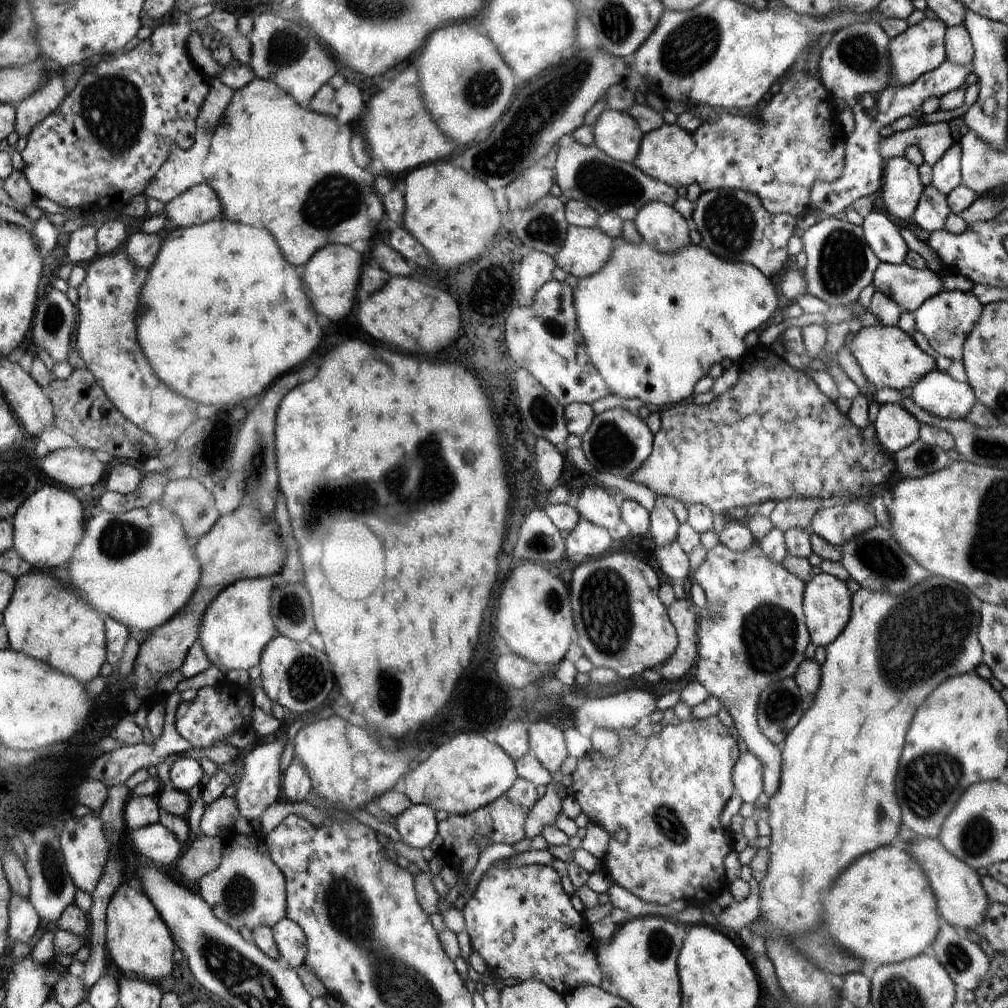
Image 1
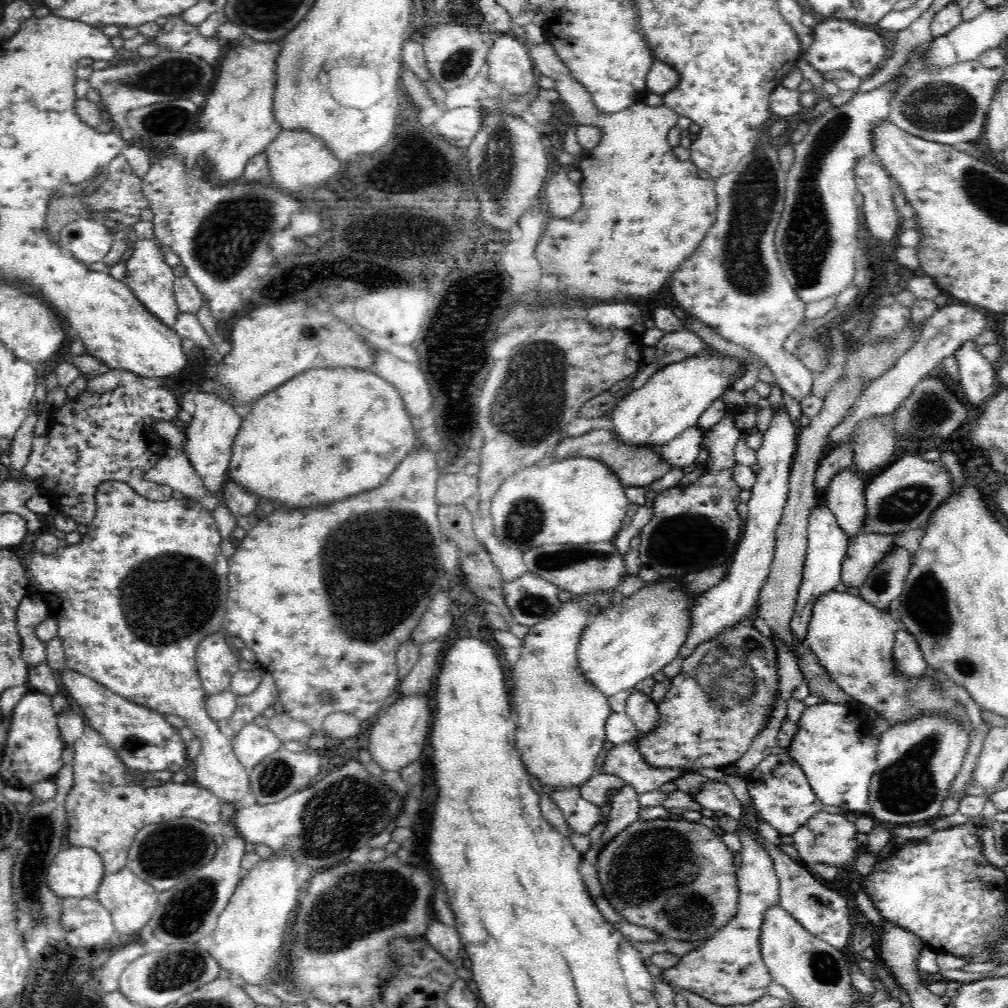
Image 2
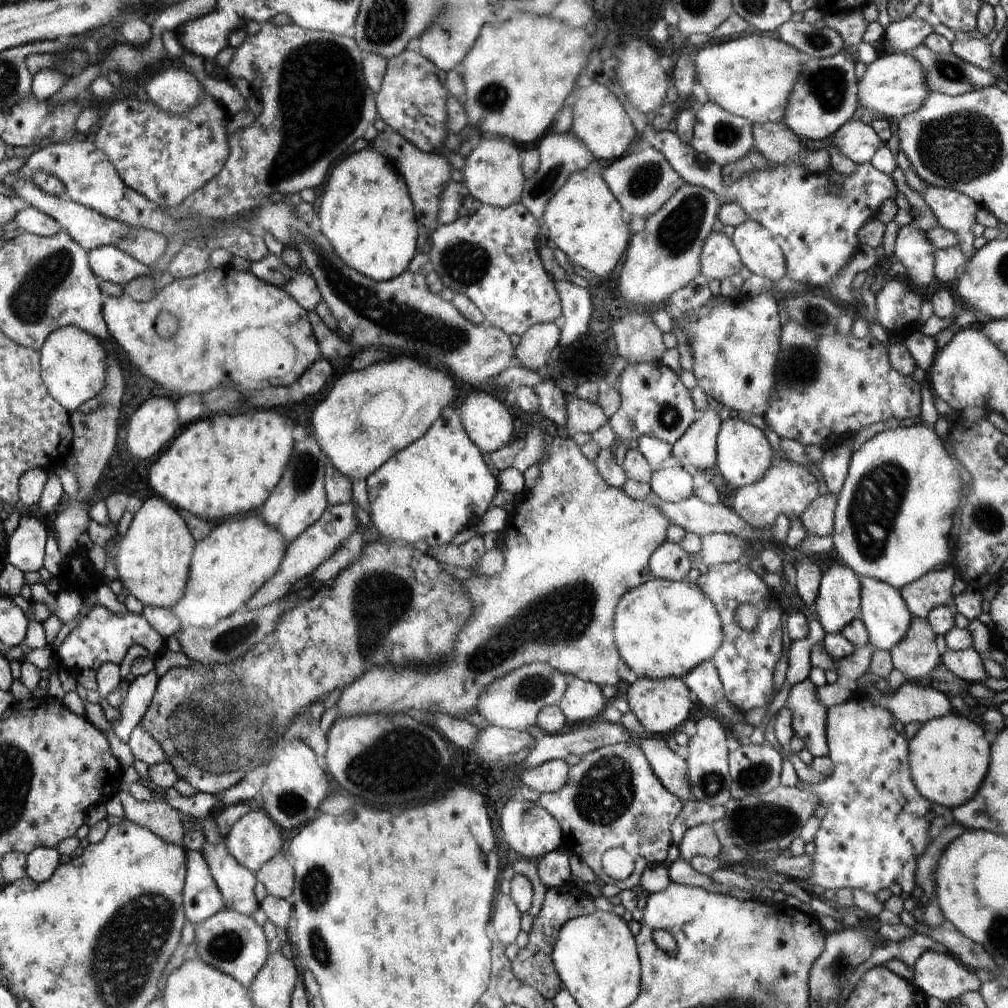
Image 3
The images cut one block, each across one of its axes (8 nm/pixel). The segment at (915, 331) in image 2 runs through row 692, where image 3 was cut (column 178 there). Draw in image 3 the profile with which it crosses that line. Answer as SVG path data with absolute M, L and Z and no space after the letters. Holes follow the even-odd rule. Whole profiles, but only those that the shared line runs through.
M122 783L117 792L125 818L150 829L150 832L156 833L164 842L183 846L185 834L178 817L180 812L158 798L150 802L137 801L127 788L128 785Z

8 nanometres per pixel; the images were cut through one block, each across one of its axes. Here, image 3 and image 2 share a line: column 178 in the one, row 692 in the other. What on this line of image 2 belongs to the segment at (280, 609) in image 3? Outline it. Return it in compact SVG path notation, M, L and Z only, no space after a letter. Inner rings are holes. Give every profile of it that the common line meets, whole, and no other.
M633 690L626 701L627 715L632 719L639 732L649 733L658 726L658 705L652 701L650 695Z

